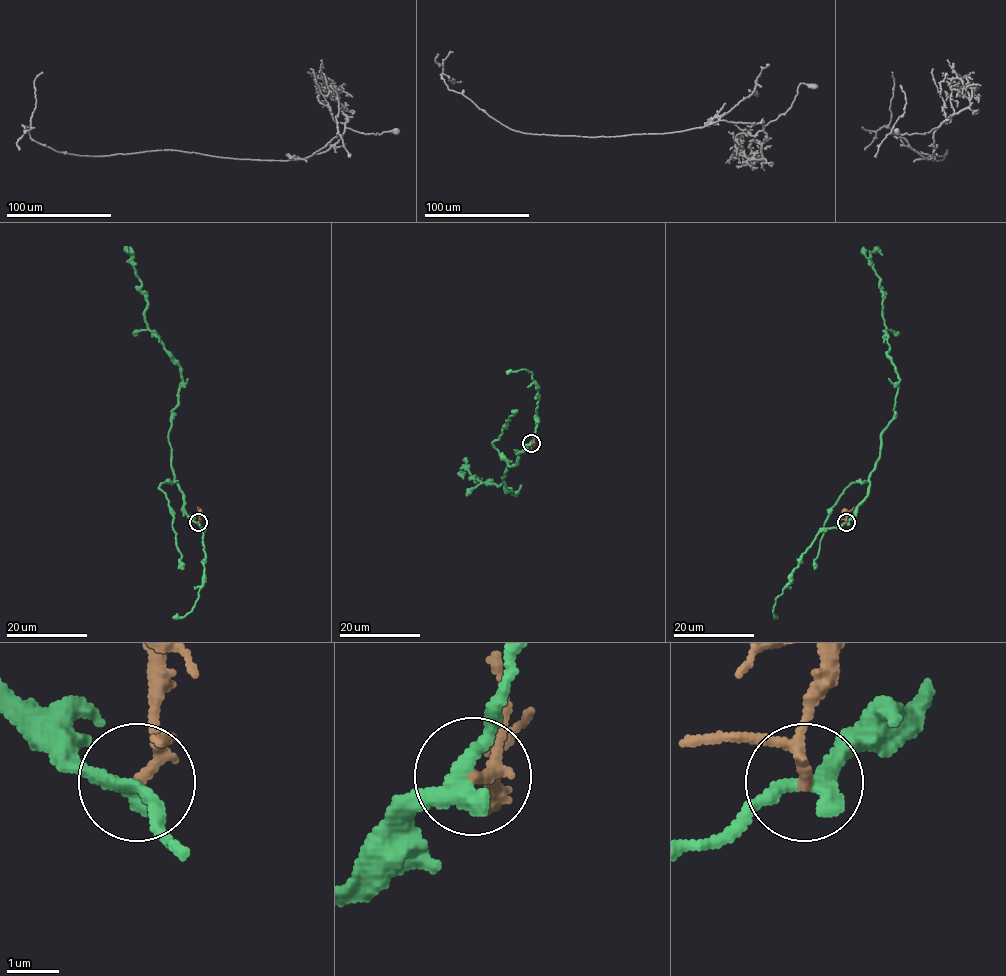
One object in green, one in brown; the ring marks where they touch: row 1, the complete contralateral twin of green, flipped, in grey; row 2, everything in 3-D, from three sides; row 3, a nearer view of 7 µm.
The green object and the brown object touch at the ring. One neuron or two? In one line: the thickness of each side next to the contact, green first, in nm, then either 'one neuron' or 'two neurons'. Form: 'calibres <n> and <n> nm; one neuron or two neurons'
calibres 360 and 180 nm; two neurons

